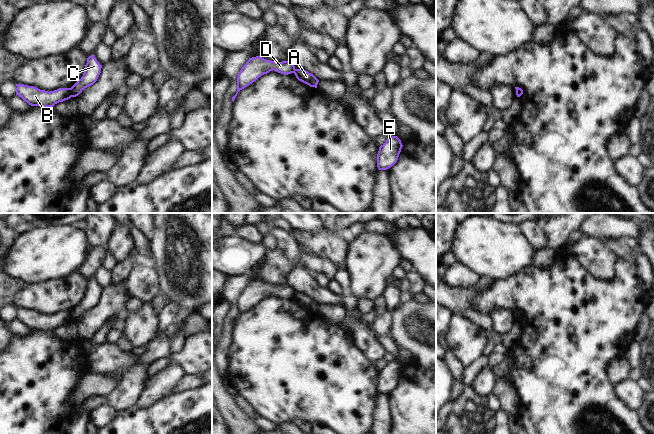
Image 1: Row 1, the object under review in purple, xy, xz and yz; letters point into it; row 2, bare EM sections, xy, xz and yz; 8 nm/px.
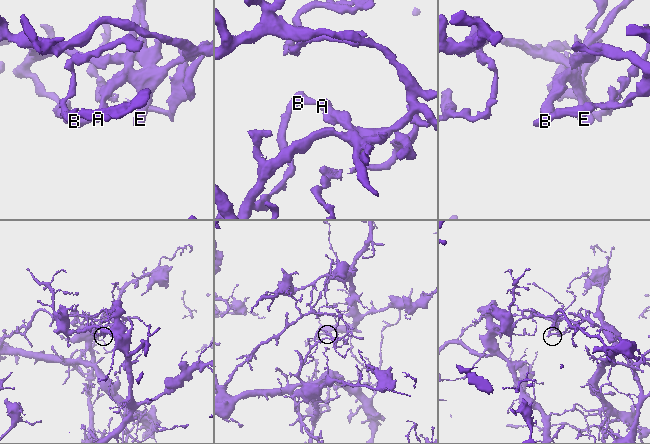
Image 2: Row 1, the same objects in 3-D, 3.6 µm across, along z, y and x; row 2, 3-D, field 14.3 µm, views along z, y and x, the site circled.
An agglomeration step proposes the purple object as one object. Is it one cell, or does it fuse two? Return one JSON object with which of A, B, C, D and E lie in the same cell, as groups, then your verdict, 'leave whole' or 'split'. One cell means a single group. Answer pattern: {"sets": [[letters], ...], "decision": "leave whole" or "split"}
{"sets": [["A", "C", "E"], ["B", "D"]], "decision": "split"}

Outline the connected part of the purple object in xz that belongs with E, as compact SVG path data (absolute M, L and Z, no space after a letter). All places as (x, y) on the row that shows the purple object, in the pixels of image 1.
M397 136L388 138L380 147L377 154L377 167L387 170L398 160L403 145Z

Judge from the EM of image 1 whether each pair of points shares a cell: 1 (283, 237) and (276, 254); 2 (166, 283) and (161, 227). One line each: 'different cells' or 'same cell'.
1: different cells
2: same cell

